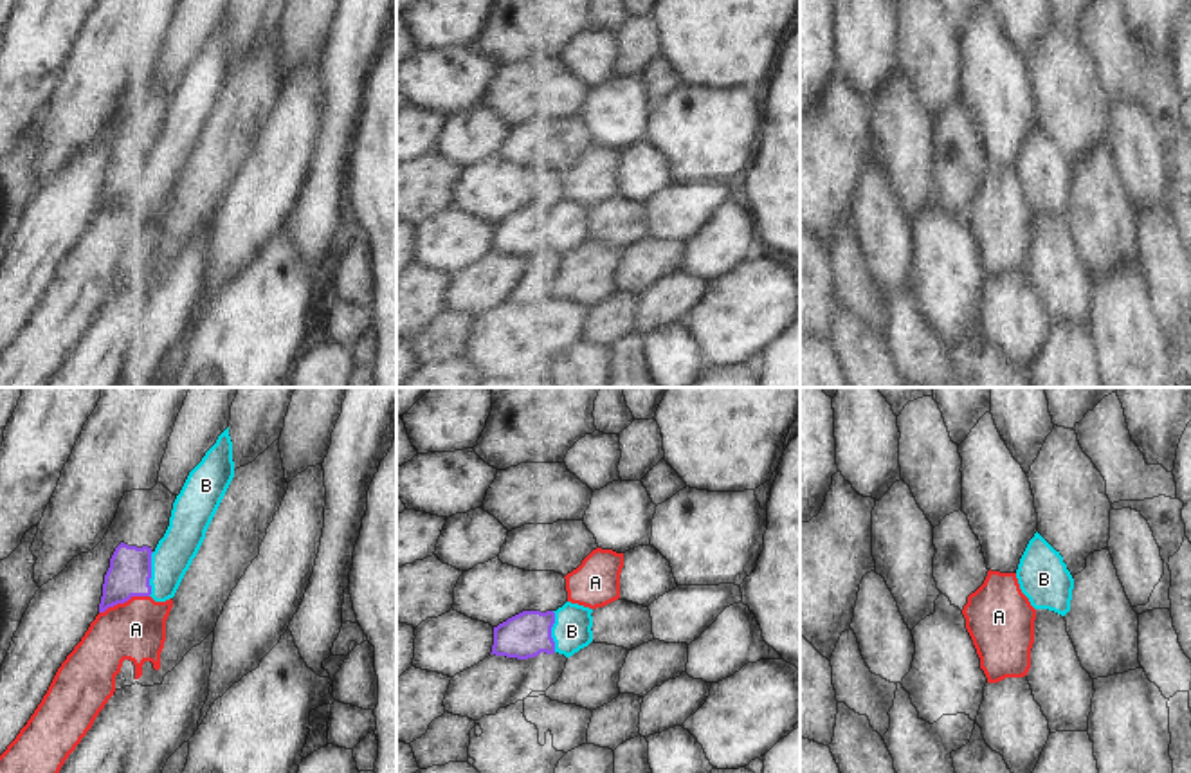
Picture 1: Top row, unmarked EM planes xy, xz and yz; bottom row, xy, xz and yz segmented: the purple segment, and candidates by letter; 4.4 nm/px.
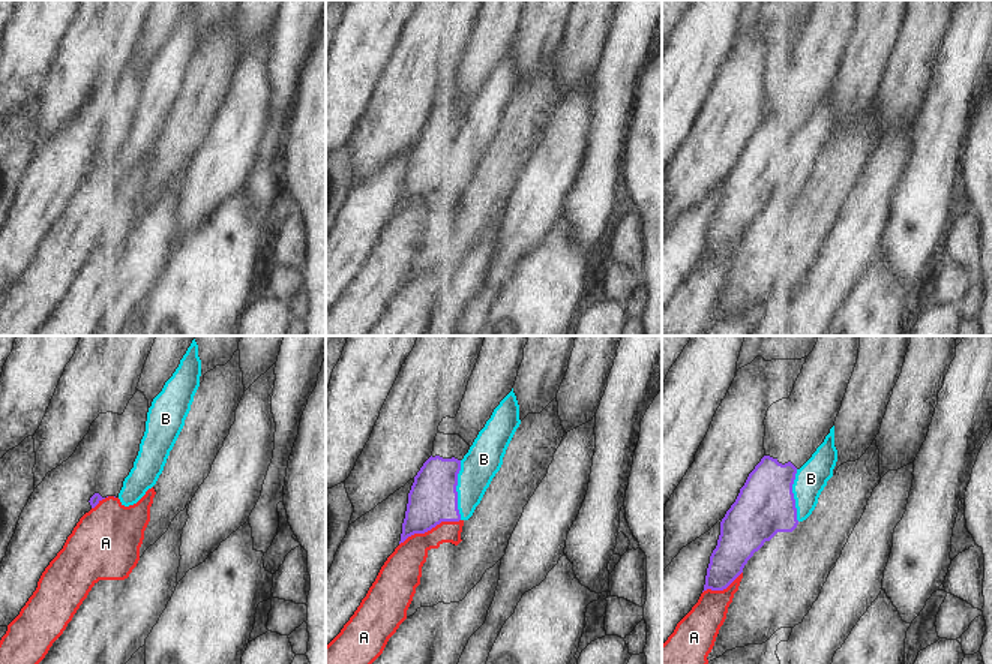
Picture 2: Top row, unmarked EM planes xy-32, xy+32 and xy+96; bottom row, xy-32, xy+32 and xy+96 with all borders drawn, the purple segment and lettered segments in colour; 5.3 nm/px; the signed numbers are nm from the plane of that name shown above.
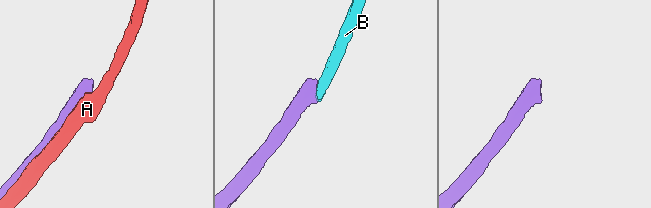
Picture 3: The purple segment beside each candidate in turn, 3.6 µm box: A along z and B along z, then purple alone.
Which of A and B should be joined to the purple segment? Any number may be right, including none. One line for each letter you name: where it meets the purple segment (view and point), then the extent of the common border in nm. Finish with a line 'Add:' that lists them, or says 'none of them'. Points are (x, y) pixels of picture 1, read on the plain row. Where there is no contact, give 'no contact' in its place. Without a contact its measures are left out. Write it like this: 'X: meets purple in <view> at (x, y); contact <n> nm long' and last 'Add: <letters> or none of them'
B: meets purple in xy at (150, 170); contact 200 nm long
Add: B

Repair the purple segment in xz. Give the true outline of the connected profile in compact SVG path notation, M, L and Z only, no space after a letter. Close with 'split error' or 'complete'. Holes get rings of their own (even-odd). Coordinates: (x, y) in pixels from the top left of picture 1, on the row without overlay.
M571 198L557 207L523 207L494 223L490 250L528 256L559 249L569 254L593 238L591 209Z; split error

